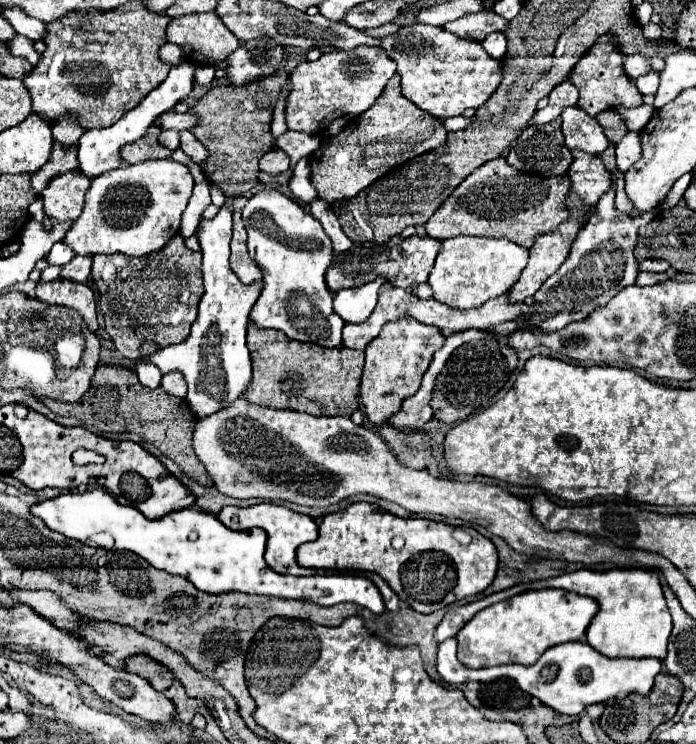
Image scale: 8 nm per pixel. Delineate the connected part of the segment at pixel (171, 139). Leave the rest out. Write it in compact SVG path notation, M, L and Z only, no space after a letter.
M165 129L165 131L161 131L159 139L161 139L161 145L163 145L163 147L169 147L171 151L175 151L175 149L179 147L179 131L175 131L175 129Z

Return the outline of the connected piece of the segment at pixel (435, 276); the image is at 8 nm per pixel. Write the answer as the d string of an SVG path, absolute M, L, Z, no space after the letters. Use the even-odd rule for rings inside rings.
M451 237L441 241L439 255L435 259L435 267L429 275L429 285L433 287L435 299L457 309L473 309L481 307L485 301L495 299L507 293L519 279L521 271L525 269L529 259L529 251L523 247L507 241L507 239L487 239L487 237ZM483 247L515 247L515 261L513 257L483 253Z

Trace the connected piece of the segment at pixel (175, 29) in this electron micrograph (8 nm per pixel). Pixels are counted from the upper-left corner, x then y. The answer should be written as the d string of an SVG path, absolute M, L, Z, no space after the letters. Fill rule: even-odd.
M199 13L171 19L167 27L167 41L183 47L185 59L193 65L215 65L225 61L241 43L239 39L223 25L217 13Z

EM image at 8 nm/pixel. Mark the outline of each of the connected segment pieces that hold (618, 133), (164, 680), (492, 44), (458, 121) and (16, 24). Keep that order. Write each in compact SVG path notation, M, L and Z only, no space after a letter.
M613 109L601 111L601 113L597 115L597 121L599 121L599 125L603 127L603 131L605 131L605 135L607 135L607 139L609 139L611 143L619 143L619 141L625 137L625 133L629 133L627 127L625 127L623 117L619 115L619 111L613 111Z
M129 657L125 663L127 663L125 669L129 673L137 673L137 675L149 679L149 683L157 691L165 691L173 683L173 673L167 667L163 667L161 663L151 661L149 657Z
M493 33L487 35L487 39L483 41L483 49L493 57L493 59L503 59L505 51L507 51L507 37L503 33Z
M453 117L453 119L445 119L443 121L443 125L445 125L445 129L447 131L459 131L459 129L465 129L465 127L469 127L473 123L473 119L469 119L469 117Z
M9 9L9 11L3 11L1 13L17 33L29 37L31 41L43 41L45 35L47 35L47 25L25 15L23 11L17 11L17 9Z

